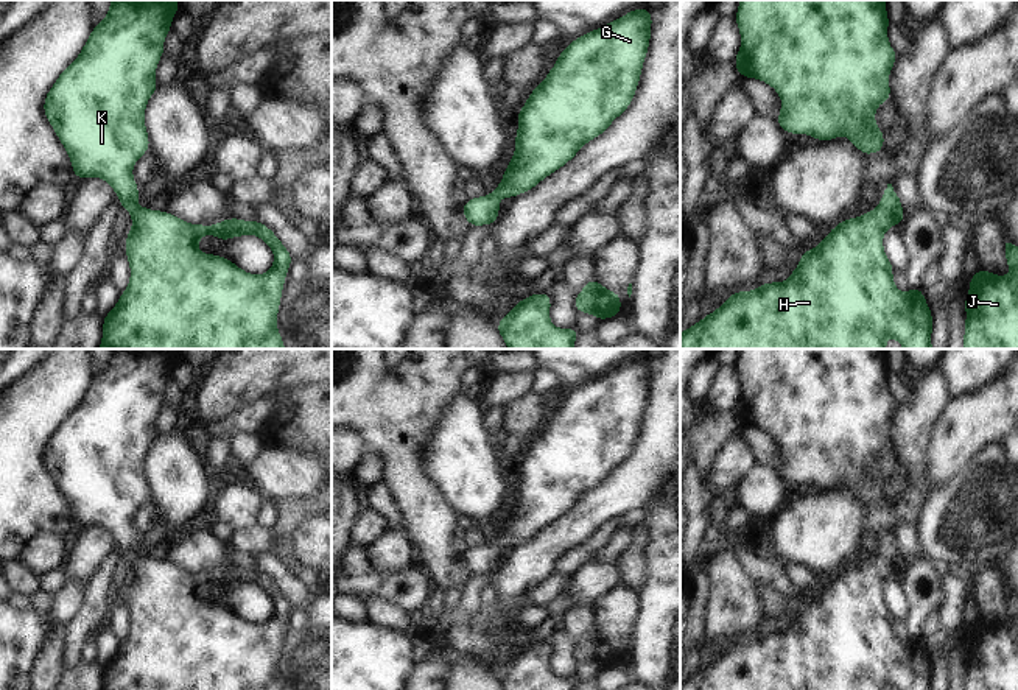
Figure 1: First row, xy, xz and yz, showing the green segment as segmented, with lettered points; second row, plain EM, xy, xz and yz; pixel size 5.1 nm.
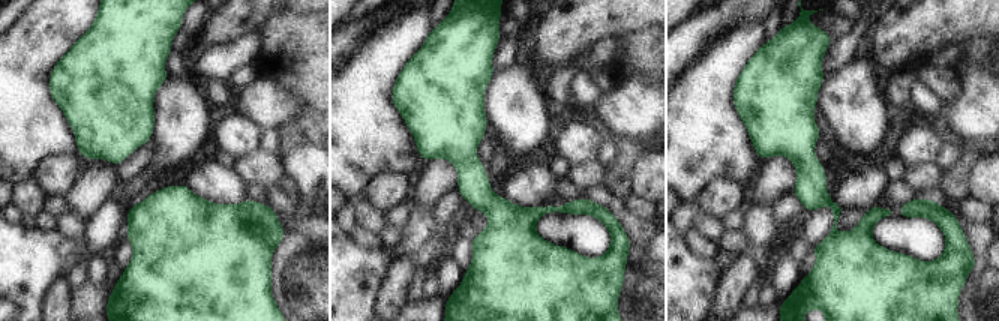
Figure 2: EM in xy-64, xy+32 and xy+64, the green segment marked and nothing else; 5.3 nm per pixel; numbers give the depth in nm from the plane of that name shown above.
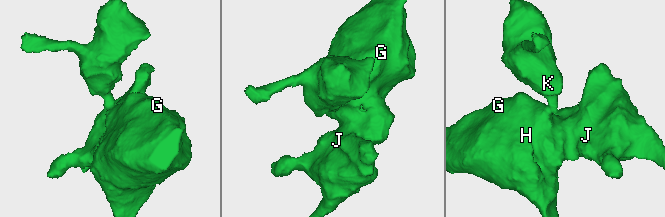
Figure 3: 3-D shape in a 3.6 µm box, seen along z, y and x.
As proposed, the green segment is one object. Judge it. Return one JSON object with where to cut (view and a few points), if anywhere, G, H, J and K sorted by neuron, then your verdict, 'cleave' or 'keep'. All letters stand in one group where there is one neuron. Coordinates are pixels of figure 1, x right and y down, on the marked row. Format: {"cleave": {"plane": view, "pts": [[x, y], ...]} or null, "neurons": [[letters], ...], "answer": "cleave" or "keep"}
{"cleave": null, "neurons": [["G", "H", "J", "K"]], "answer": "keep"}

